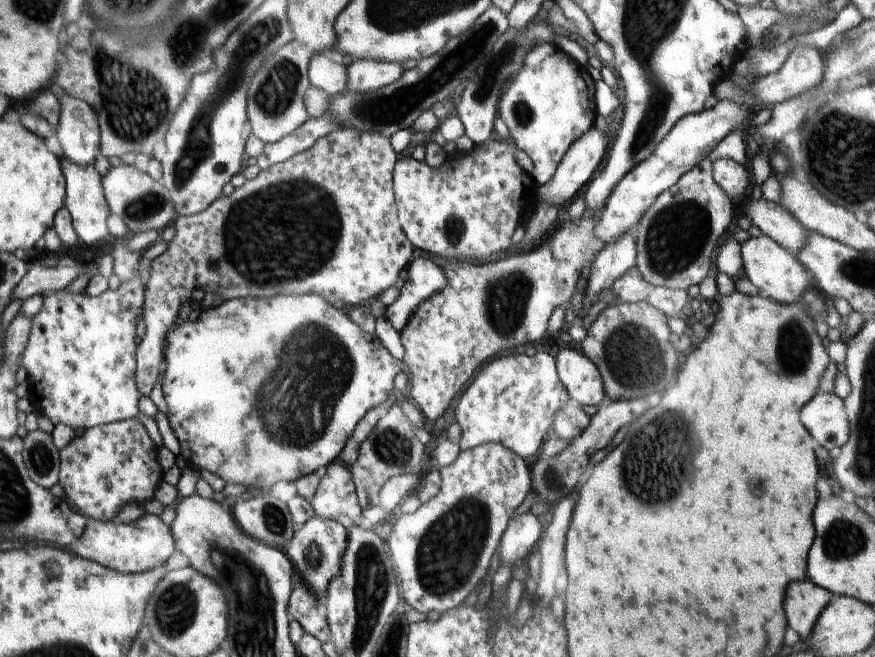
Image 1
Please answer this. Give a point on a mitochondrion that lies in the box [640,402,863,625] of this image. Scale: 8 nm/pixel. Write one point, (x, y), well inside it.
(831, 436)

